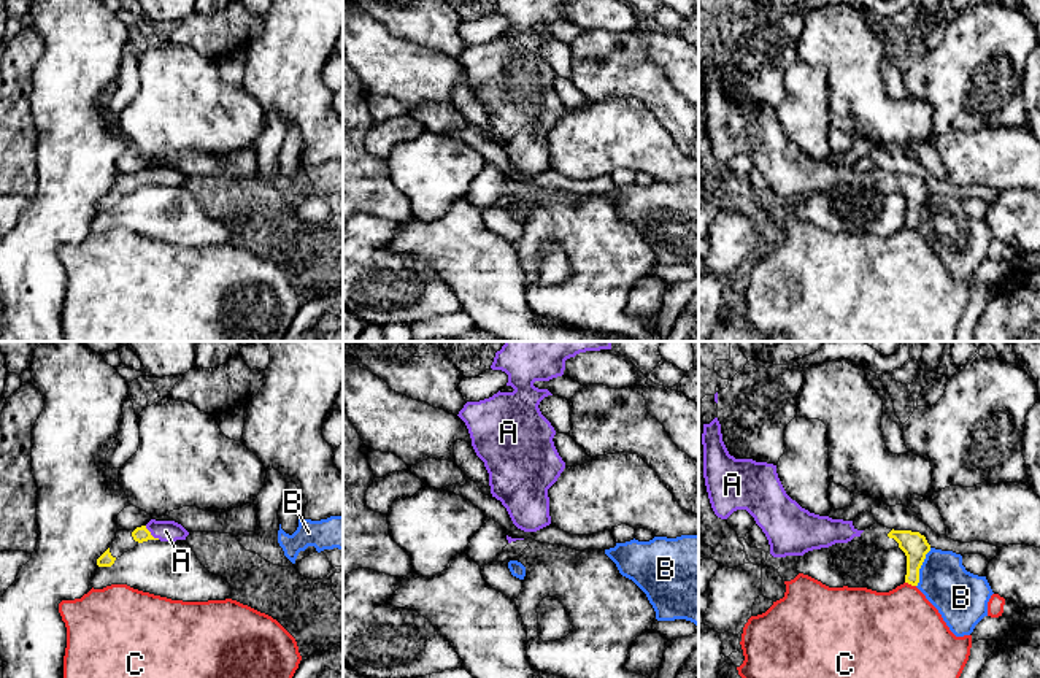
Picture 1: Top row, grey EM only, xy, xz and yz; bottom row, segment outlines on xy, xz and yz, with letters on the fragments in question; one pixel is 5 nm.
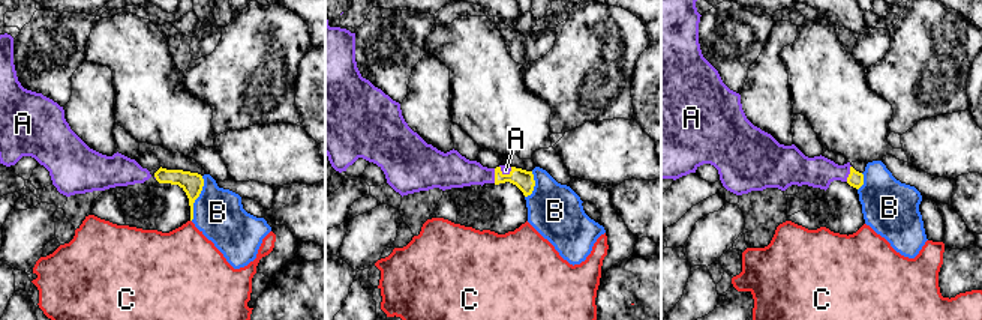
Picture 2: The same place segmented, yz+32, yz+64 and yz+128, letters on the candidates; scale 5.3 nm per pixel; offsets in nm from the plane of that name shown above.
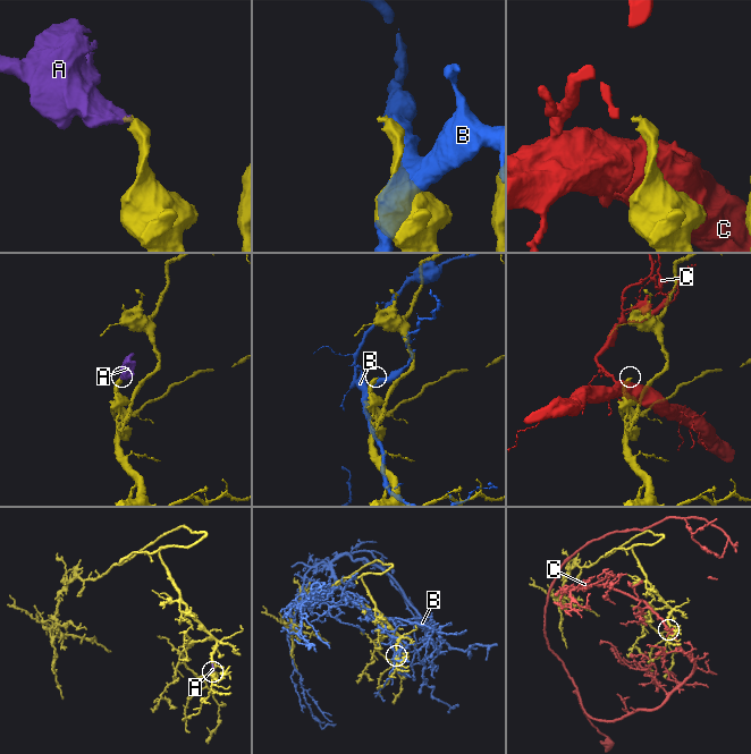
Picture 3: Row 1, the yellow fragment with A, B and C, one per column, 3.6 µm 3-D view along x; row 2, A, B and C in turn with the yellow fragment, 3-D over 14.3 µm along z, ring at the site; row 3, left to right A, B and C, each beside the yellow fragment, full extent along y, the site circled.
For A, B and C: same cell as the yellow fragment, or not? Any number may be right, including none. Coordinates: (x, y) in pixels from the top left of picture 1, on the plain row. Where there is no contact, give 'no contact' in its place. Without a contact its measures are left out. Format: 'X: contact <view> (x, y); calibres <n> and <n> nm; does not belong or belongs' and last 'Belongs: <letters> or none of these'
A: contact xy (150, 178); calibres 80 and 110 nm; belongs
B: contact yz (920, 211); calibres 130 and 260 nm; does not belong
C: contact yz (910, 227); calibres 130 and 420 nm; does not belong
Belongs: A

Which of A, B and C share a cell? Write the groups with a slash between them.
A / B / C

